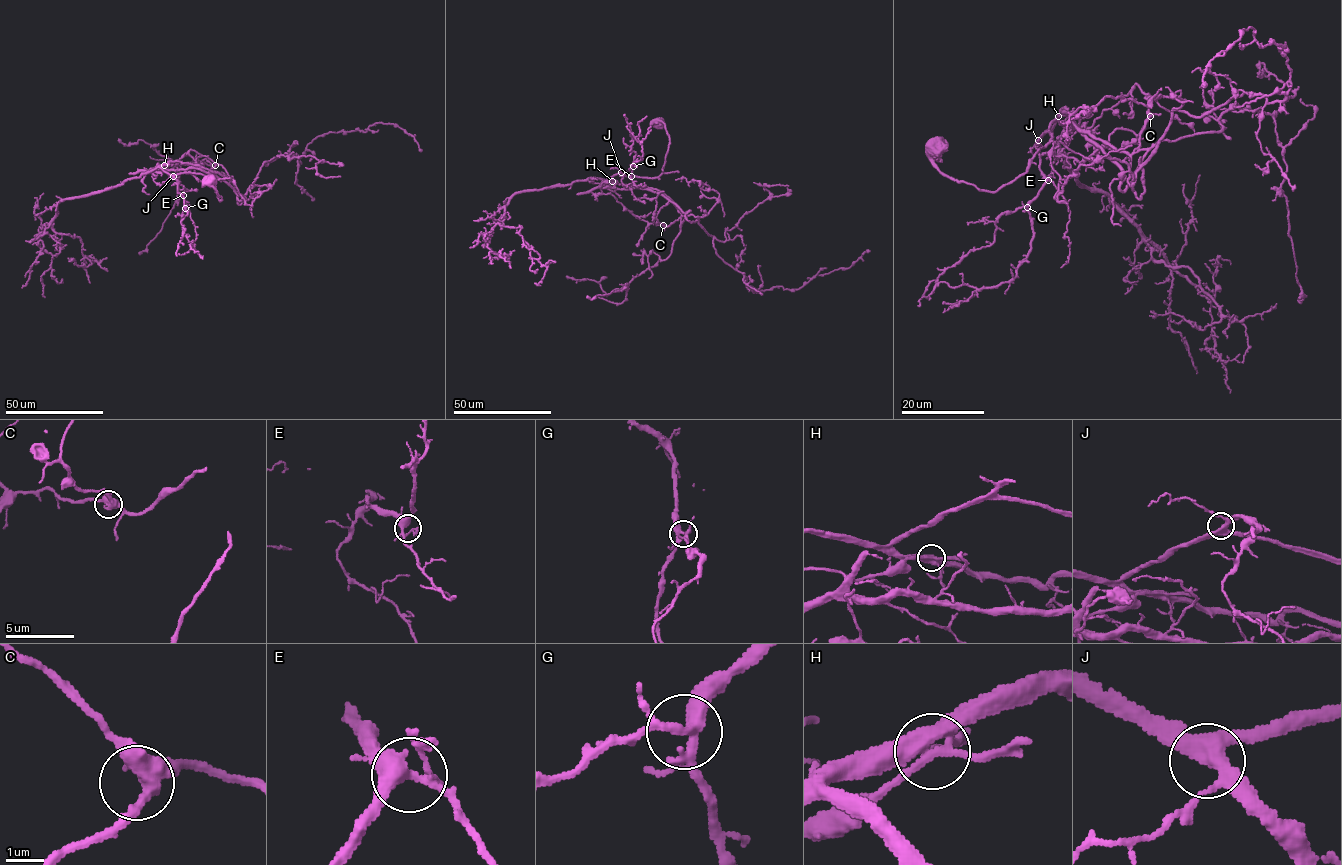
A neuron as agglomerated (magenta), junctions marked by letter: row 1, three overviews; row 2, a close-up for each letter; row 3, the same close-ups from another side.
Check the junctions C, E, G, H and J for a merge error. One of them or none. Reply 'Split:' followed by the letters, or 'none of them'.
Split: H

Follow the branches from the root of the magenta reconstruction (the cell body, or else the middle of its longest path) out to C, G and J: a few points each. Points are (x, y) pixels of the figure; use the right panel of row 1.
C: (935, 145), (931, 160), (942, 173), (996, 191), (1026, 172), (1065, 108), (1080, 129), (1128, 154), (1150, 116)
G: (935, 145), (931, 160), (942, 173), (996, 191), (1026, 172), (1048, 131), (1036, 143), (1045, 182), (1027, 207)
J: (935, 145), (931, 160), (942, 173), (996, 191), (1025, 173), (1029, 161), (1051, 135), (1046, 131), (1038, 140)

